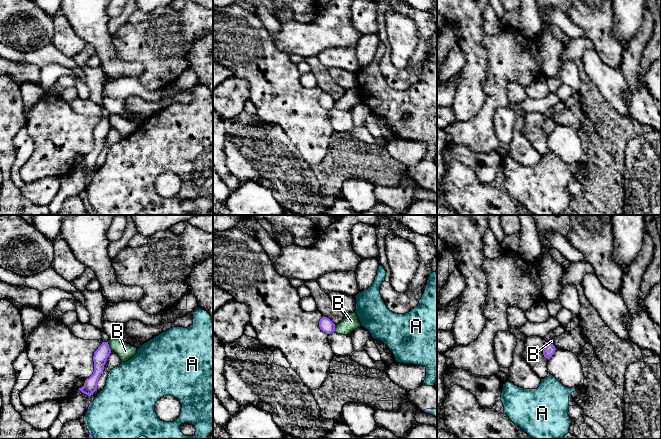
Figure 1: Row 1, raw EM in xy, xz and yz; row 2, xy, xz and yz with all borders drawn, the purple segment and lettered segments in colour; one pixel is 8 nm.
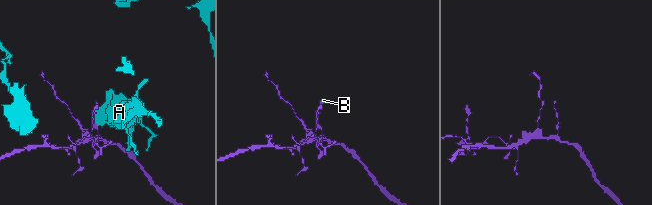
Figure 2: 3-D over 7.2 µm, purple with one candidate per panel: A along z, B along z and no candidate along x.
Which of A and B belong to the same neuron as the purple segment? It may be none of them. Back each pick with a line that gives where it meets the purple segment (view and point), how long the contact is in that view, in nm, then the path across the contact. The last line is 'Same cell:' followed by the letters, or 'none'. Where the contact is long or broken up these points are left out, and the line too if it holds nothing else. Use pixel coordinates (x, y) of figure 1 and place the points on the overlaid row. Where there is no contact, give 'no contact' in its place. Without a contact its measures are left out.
Same cell: none

